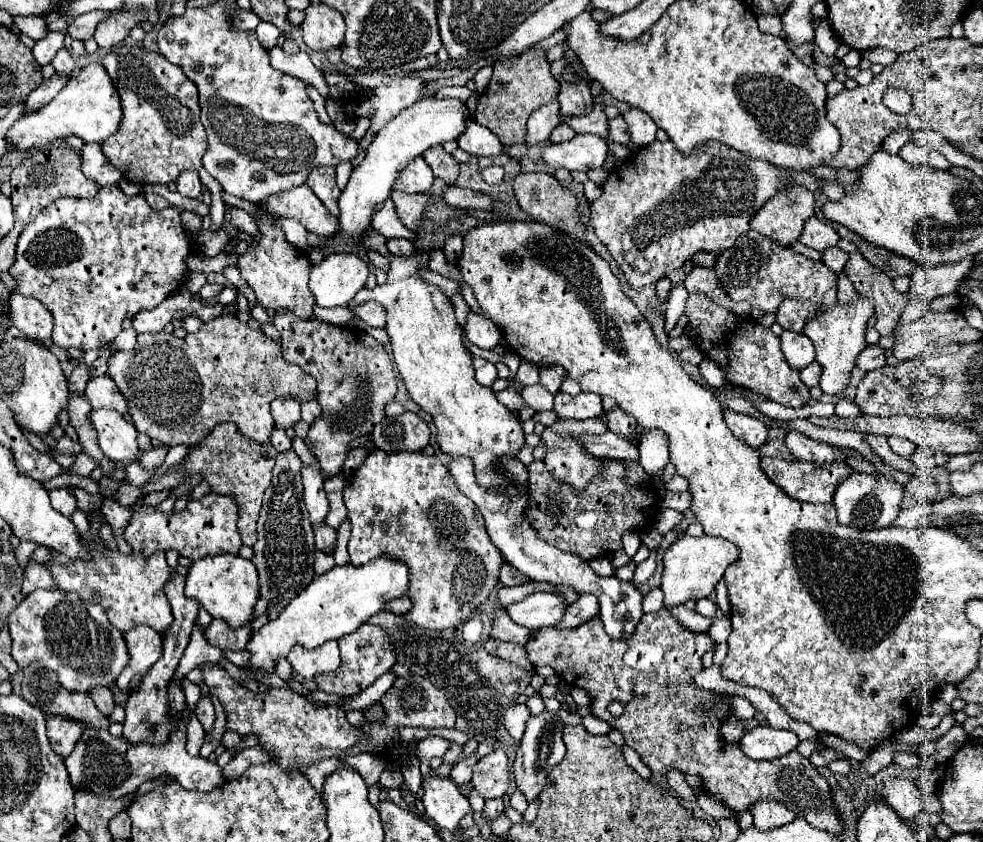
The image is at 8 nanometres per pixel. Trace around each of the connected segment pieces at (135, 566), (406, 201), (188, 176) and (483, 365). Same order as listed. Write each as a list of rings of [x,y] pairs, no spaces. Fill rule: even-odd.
[[[85,541],[85,545],[89,545],[91,549],[91,555],[93,555],[91,561],[69,559],[61,553],[51,551],[53,561],[49,563],[49,571],[57,587],[63,591],[75,591],[77,595],[81,595],[83,601],[103,605],[109,621],[121,631],[135,629],[137,625],[149,625],[157,633],[163,633],[173,621],[173,613],[167,601],[167,595],[163,591],[165,583],[171,577],[169,565],[165,561],[165,553],[159,551],[151,557],[145,557],[139,553],[123,555],[119,551],[115,553],[109,549],[105,553],[99,553],[89,541]]]
[[[393,191],[393,193],[391,193],[391,199],[393,199],[393,203],[395,203],[395,211],[397,211],[399,219],[403,221],[403,225],[405,225],[409,231],[417,233],[417,231],[421,229],[423,221],[425,221],[423,211],[425,211],[425,207],[431,203],[429,193],[407,195],[407,193],[401,193],[401,191],[399,191],[399,193]]]
[[[185,171],[177,179],[177,193],[185,197],[199,197],[201,195],[201,179],[195,171]]]
[[[481,357],[473,359],[473,367],[475,367],[477,383],[483,387],[491,387],[493,381],[497,379],[497,367],[493,363],[489,363],[487,359],[481,359]]]

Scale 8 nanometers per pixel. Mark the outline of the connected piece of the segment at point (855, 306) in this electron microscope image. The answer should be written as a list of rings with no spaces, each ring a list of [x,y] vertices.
[[[859,297],[855,303],[841,307],[833,305],[827,311],[821,311],[817,319],[811,319],[805,325],[805,335],[813,341],[815,345],[815,361],[823,367],[821,373],[821,391],[833,397],[845,397],[845,389],[849,385],[851,371],[855,367],[857,355],[867,347],[865,343],[865,329],[867,329],[867,319],[873,315],[873,301],[867,297]]]

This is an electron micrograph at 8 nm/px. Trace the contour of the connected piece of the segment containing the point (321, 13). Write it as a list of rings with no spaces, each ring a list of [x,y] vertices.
[[[311,3],[307,17],[301,23],[303,39],[313,51],[327,51],[339,47],[345,37],[345,23],[341,13],[327,7],[325,3]]]

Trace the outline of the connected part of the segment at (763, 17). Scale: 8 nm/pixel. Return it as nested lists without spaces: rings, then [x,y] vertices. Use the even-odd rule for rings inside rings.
[[[761,13],[761,15],[757,15],[757,23],[759,23],[759,31],[761,31],[761,33],[771,33],[771,35],[783,37],[779,15],[767,15],[767,13]]]

